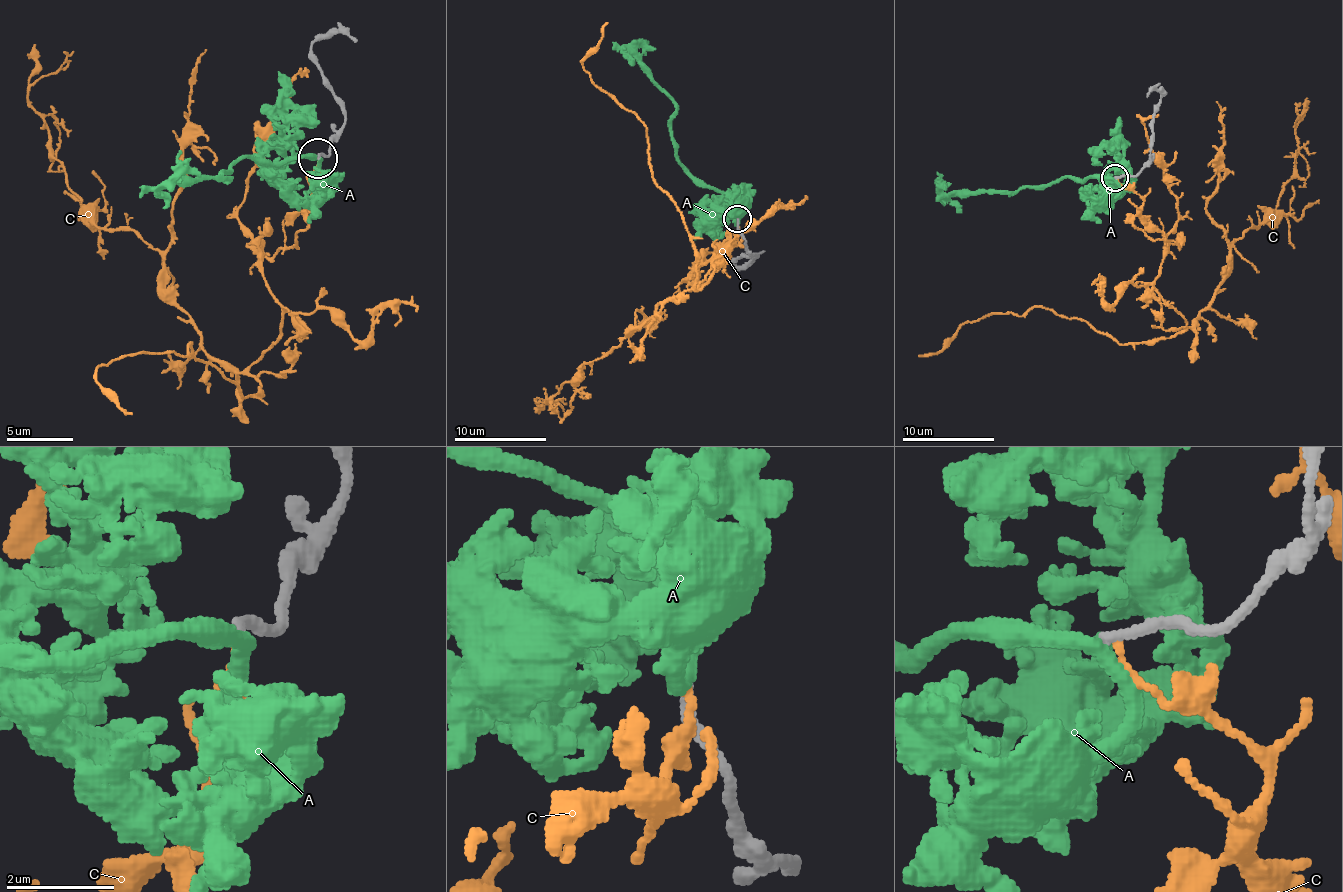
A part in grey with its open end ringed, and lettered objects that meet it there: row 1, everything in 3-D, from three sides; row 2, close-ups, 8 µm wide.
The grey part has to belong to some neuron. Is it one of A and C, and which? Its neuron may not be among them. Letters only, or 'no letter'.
no letter

